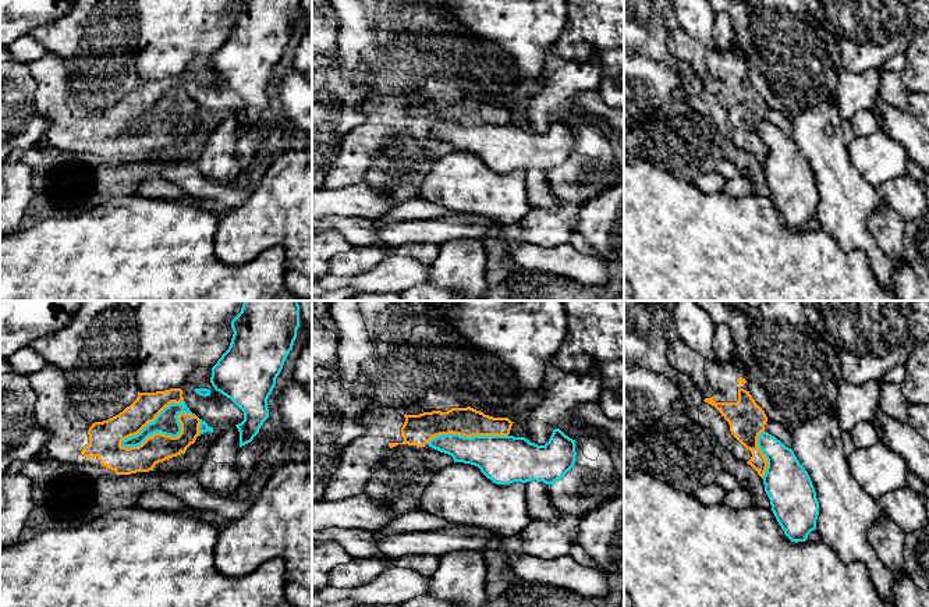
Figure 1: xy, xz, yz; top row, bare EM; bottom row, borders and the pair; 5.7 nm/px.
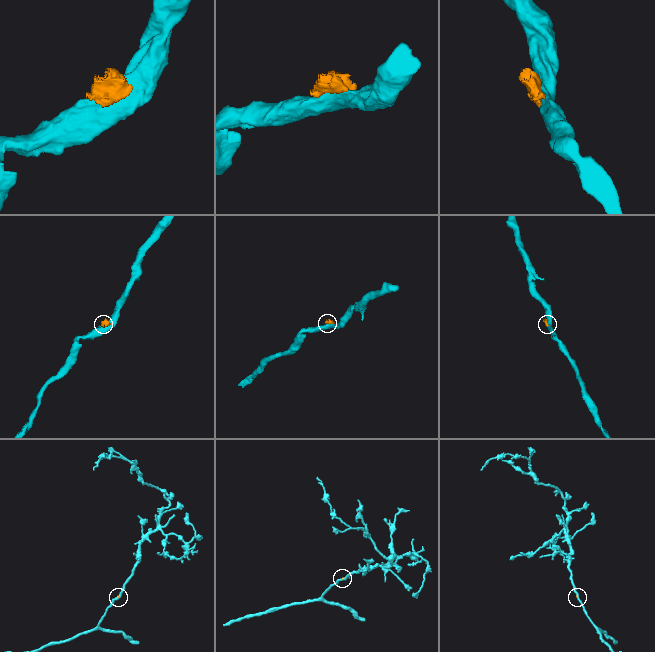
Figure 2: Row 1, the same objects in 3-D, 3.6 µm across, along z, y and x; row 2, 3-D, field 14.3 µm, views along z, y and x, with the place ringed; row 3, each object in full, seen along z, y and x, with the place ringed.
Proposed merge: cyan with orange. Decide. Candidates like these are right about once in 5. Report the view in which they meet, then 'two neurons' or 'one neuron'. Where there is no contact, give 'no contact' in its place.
meets cyan in xy; two neurons

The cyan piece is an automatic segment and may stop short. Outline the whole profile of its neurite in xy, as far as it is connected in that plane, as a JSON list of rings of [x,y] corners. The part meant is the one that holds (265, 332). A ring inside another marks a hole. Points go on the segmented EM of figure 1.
[[[245,301],[241,312],[231,320],[234,334],[228,349],[212,368],[210,383],[214,390],[230,398],[244,412],[244,420],[235,425],[240,432],[240,447],[251,443],[269,418],[267,398],[297,338],[298,302]]]

